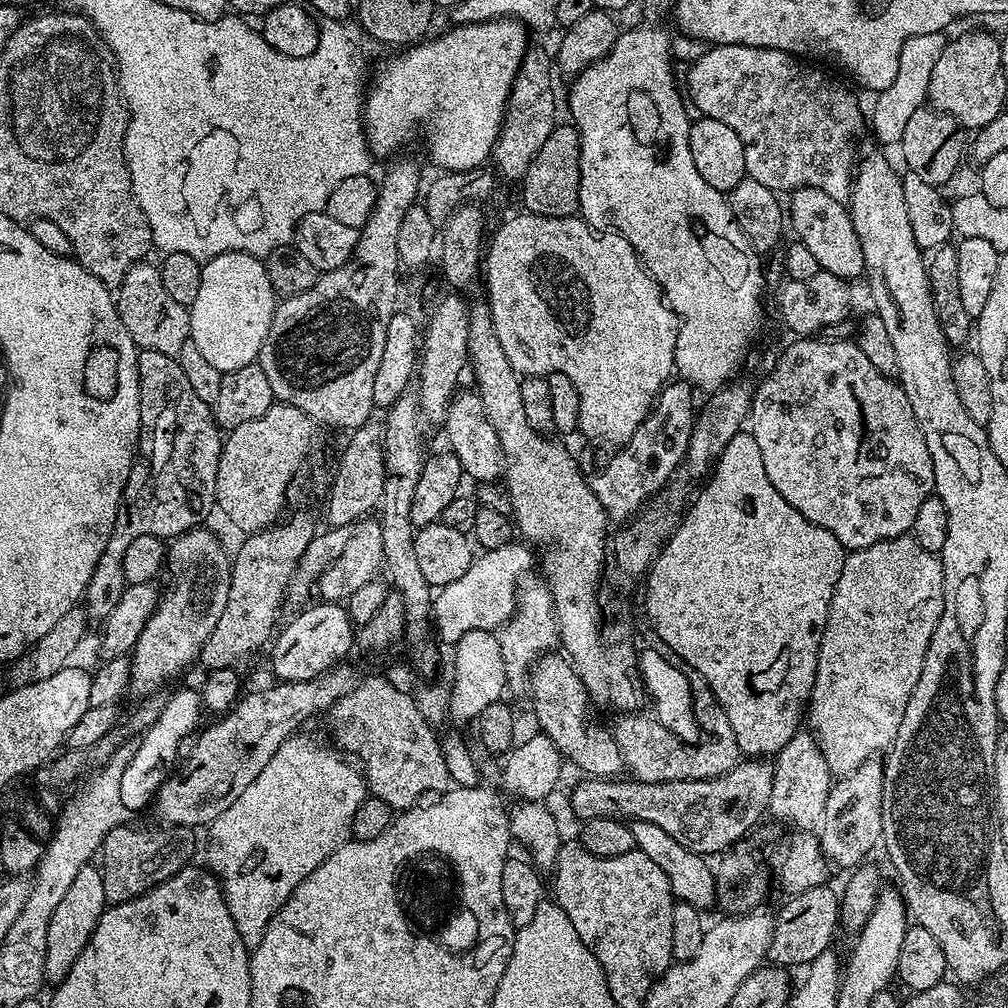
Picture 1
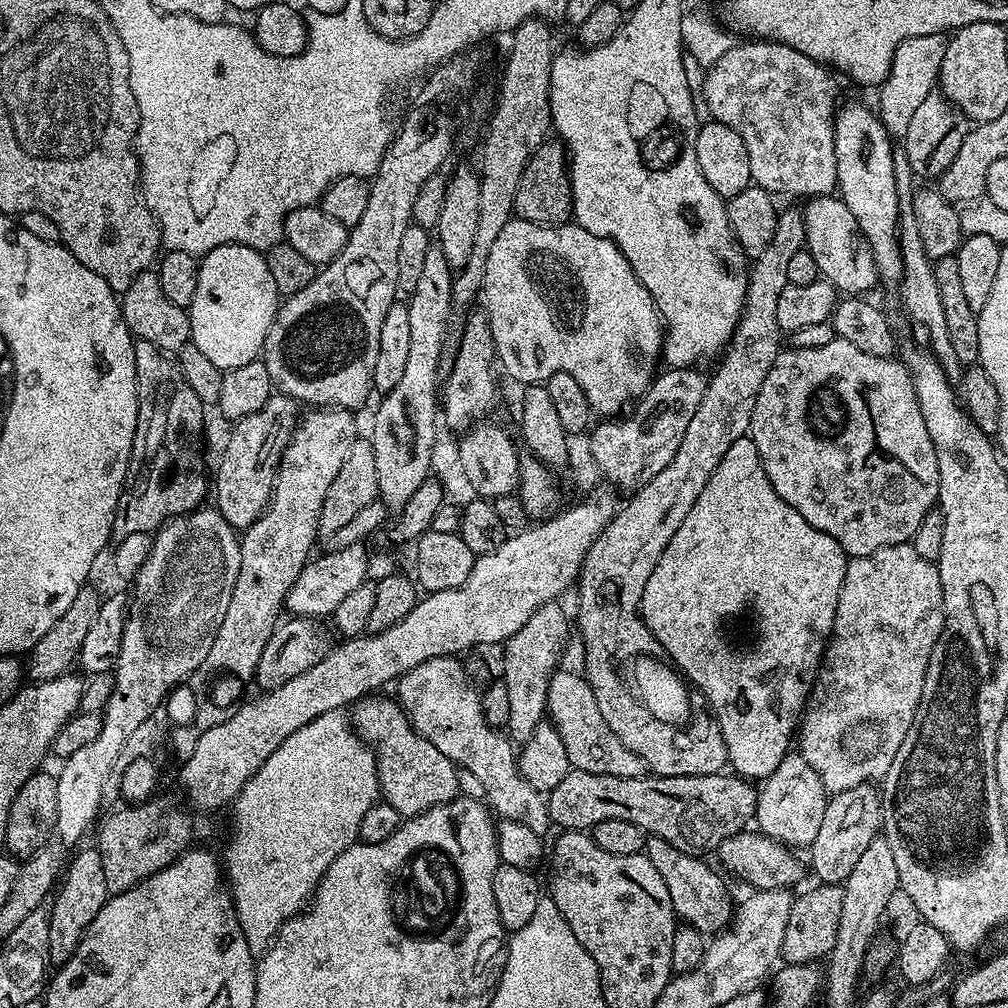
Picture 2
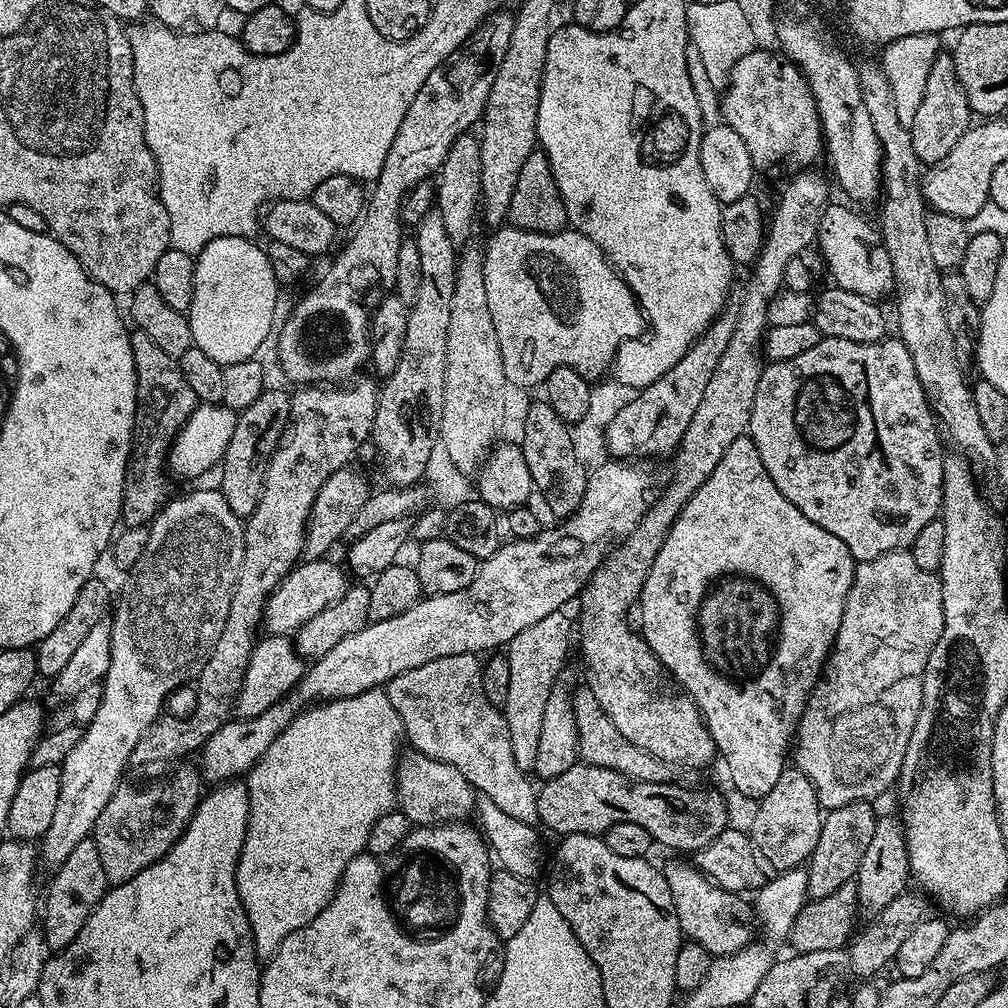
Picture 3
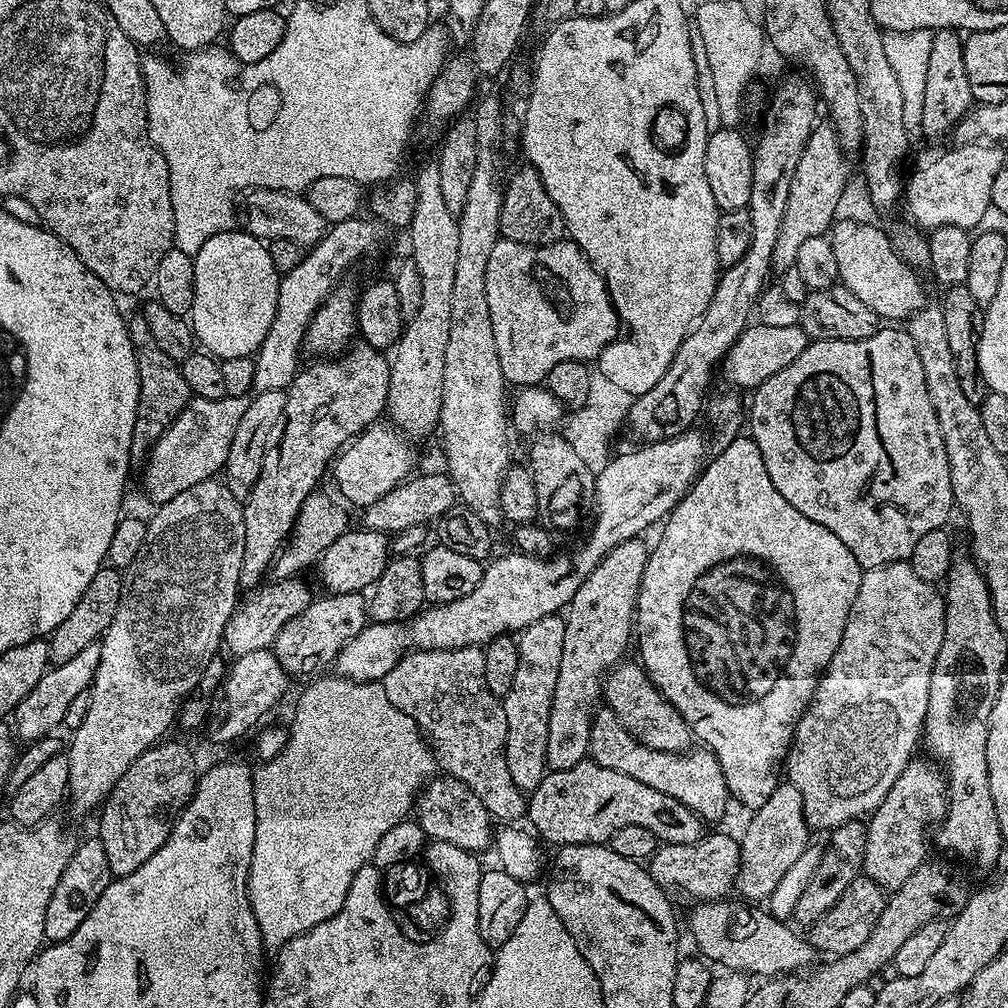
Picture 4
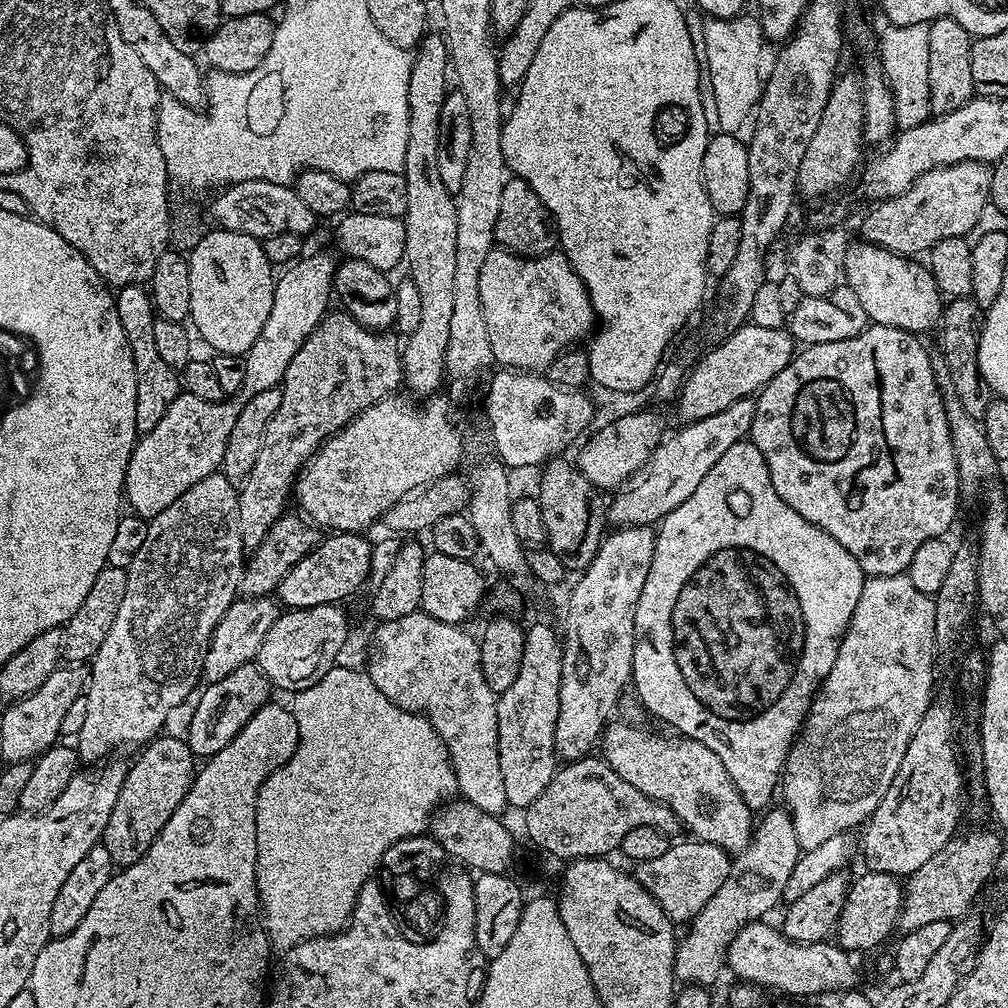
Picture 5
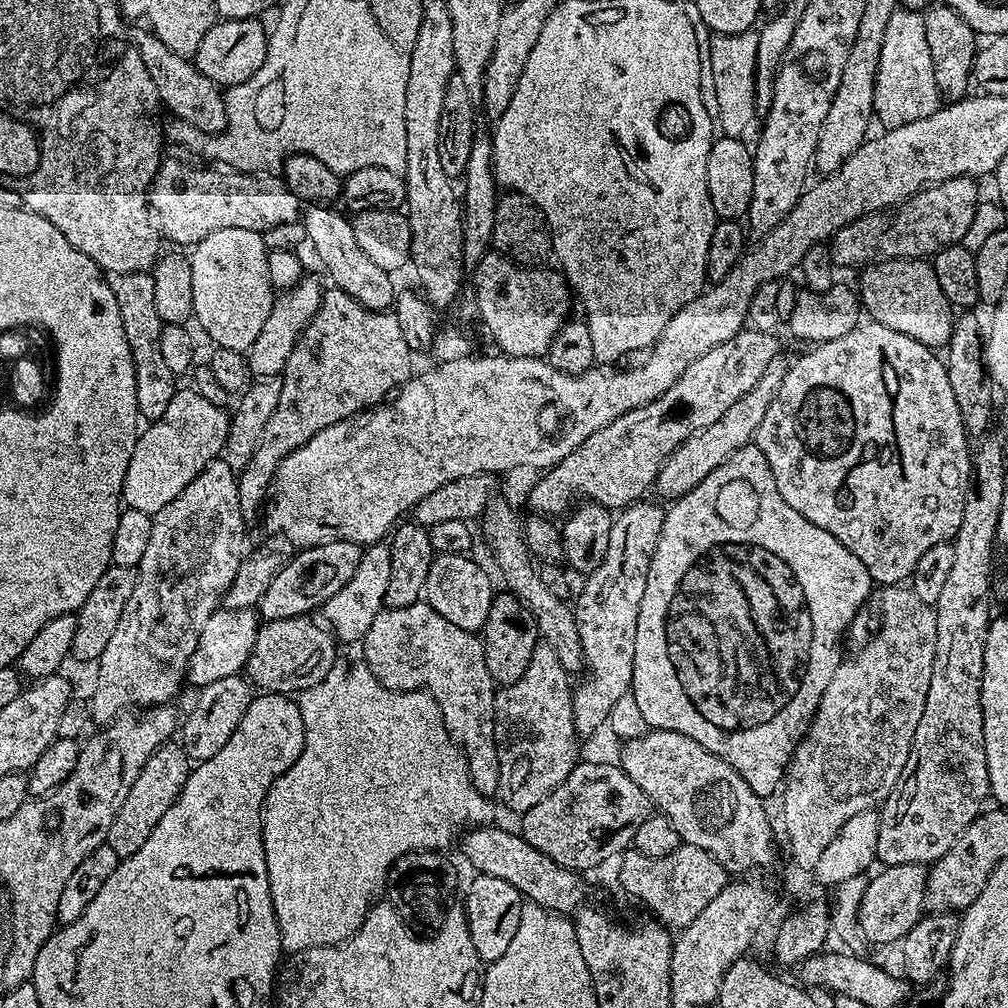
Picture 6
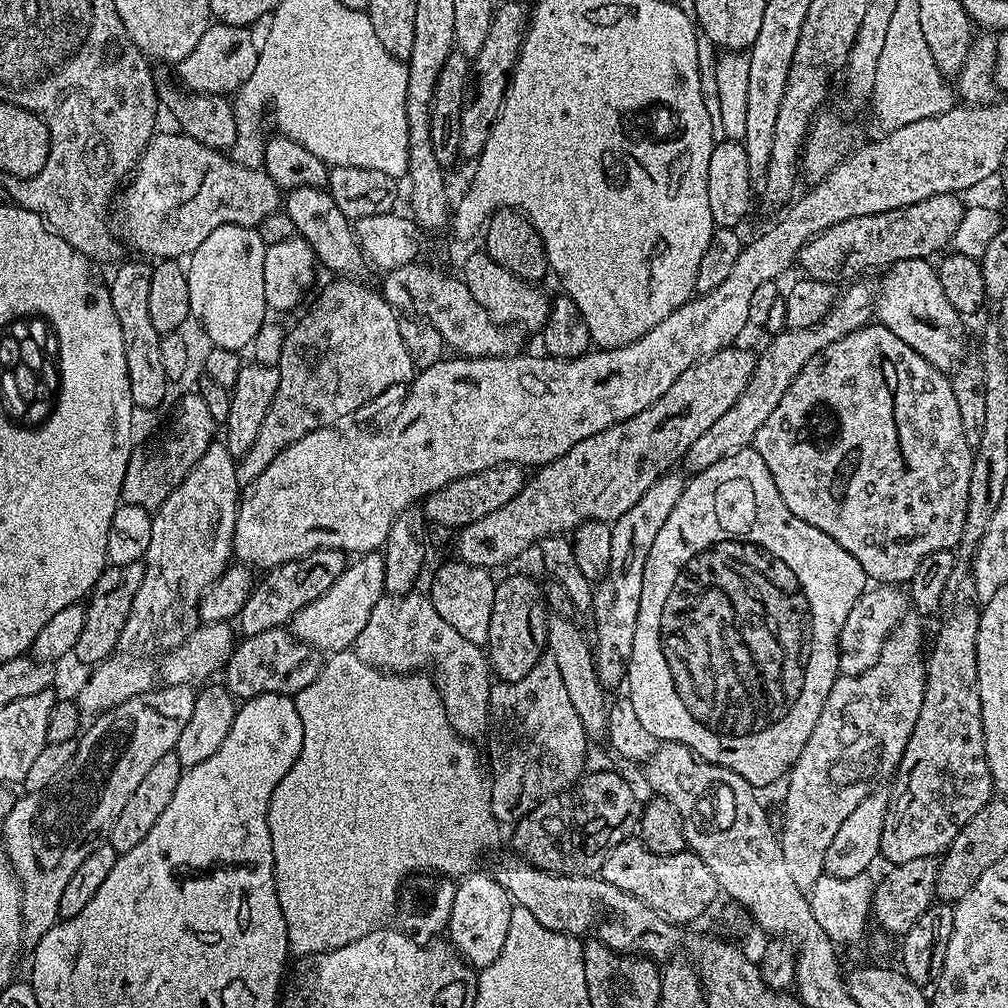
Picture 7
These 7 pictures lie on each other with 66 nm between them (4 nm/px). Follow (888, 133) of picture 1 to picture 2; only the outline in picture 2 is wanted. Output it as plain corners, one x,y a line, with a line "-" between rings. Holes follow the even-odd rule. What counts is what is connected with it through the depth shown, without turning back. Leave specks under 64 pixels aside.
939,32
918,34
918,38
906,38
906,42
902,42
898,50
894,50
894,62
890,66
890,74
878,88
878,93
880,92
878,115
889,136
903,138
910,126
910,118
917,112
926,94
930,94
937,87
947,45
948,36

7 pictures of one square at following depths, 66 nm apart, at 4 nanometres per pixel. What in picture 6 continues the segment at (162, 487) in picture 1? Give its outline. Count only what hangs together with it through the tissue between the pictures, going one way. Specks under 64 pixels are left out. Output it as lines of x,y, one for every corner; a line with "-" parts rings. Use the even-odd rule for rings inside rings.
151,271
131,272
119,277
114,284
118,310
122,314
122,330
126,330
126,342
130,346
130,358
134,362
134,386
138,398
138,413
151,422
162,418
170,398
178,391
178,378
166,366
160,349
160,335
164,329
154,303
154,278

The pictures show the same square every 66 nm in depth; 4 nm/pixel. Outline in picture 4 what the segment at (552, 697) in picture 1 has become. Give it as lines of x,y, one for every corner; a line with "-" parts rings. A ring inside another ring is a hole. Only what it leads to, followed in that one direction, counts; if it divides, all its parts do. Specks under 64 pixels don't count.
607,706
595,713
590,730
591,759
606,770
618,770
618,774
630,774
630,778
638,778
638,782
650,786
653,790
662,790
662,794
670,794
670,798
678,798
682,806
690,806
705,822
720,820
730,805
726,778
722,774
722,766
718,758
707,750
689,752
655,752
638,742
622,726
622,722

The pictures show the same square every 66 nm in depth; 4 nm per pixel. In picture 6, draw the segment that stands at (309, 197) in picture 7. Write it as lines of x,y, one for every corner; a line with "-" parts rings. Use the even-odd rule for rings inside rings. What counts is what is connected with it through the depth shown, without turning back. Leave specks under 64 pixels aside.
310,204
303,209
302,223
308,235
307,243
312,244
321,266
328,271
335,287
375,312
391,309
398,291
397,285
392,285
393,277
386,270
382,270
382,266
370,262
370,258
358,246
353,221
347,215
339,216
334,209
335,207
323,204

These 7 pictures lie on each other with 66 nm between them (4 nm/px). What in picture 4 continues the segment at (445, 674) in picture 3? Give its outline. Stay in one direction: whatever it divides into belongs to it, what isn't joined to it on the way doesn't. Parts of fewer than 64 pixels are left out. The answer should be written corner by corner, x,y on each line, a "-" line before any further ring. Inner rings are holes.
479,647
451,648
450,650
413,650
402,657
398,666
390,670
382,681
386,690
386,698
402,710
420,727
425,740
428,741
437,765
447,775
458,782
470,786
474,794
478,794
478,802
486,806
493,818
500,822
516,822
525,815
526,796
518,786
514,786
514,778
510,778
510,770
506,766
506,714
501,697
496,696
486,686
484,677
484,653

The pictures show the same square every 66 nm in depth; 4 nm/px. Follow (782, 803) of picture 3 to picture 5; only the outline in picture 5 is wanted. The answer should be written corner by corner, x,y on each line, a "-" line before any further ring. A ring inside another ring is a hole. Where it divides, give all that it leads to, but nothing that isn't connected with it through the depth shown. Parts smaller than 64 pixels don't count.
773,807
765,811
764,816
759,817
755,825
752,840
748,843
747,848
735,857
732,865
732,872
722,882
718,894
706,902
706,906
690,922
687,929
688,937
681,939
676,945
676,979
684,984
703,984
712,986
712,983
720,976
720,971
725,971
726,961
728,959
728,947
733,938
745,928
747,924
760,922
765,919
764,916
776,903
784,900
784,891
790,882
790,874
794,874
794,866
800,861
802,849
798,842
798,834
794,834
794,822
792,813
783,807

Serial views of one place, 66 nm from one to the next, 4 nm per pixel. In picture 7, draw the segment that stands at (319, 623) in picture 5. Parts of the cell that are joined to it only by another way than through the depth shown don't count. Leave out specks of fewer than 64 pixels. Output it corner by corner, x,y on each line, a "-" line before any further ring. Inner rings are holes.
281,626
257,636
244,636
235,645
232,656
224,665
222,680
228,691
240,702
260,696
263,692
292,696
306,690
306,686
318,678
321,667
321,653
302,643
287,627

